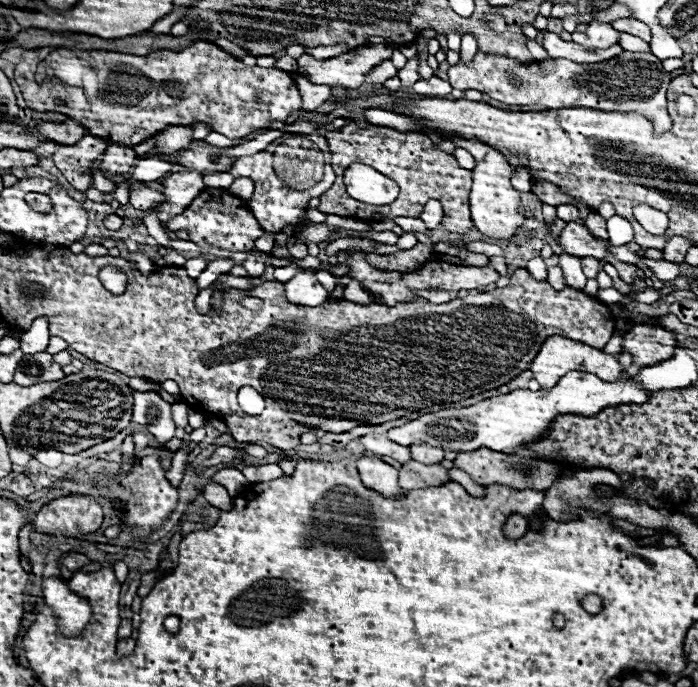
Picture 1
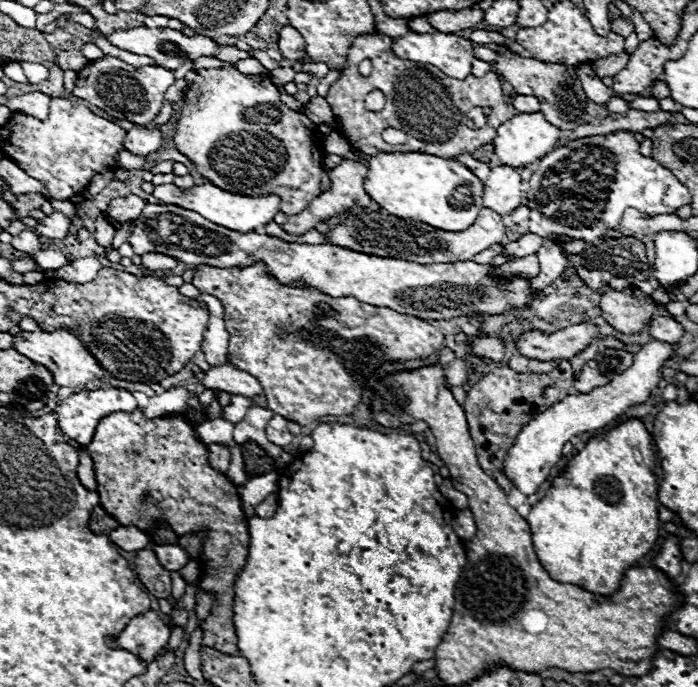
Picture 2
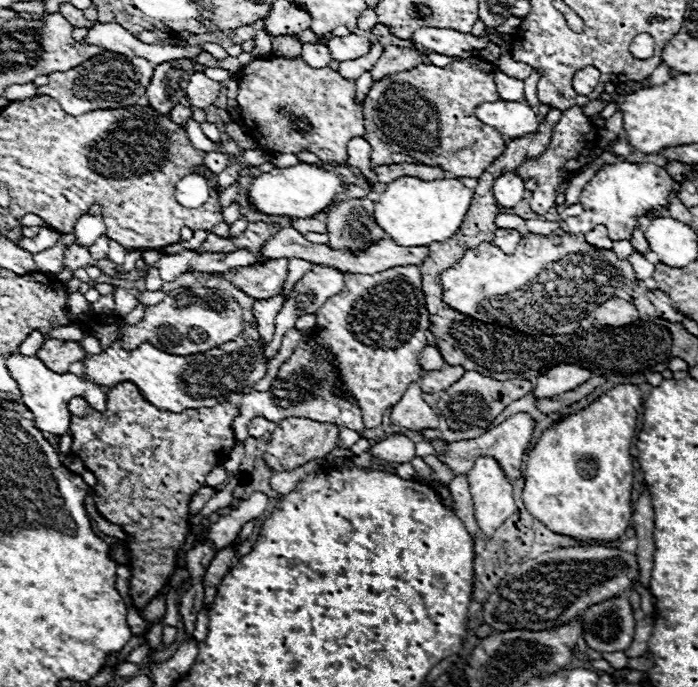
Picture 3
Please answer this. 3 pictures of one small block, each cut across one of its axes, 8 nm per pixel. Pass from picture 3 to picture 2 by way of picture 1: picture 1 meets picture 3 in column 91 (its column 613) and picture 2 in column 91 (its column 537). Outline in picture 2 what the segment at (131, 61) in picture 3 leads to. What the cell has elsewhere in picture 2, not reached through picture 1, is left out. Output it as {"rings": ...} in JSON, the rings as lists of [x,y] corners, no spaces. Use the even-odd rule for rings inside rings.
{"rings":[[[114,56],[90,62],[82,72],[78,72],[74,96],[88,100],[100,110],[108,112],[118,120],[128,120],[134,124],[150,124],[160,108],[164,106],[164,92],[174,84],[174,74],[162,66],[140,66],[134,68]]]}

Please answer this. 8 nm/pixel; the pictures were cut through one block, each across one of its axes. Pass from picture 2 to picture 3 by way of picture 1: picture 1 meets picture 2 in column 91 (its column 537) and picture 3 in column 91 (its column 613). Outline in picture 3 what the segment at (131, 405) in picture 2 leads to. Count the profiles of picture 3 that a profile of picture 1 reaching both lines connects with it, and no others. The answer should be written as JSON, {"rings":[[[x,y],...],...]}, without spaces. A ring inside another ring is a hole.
{"rings":[[[12,354],[6,358],[6,368],[10,370],[10,376],[16,380],[20,392],[22,392],[22,404],[28,406],[28,410],[34,414],[34,422],[42,432],[50,432],[56,436],[68,434],[70,426],[70,410],[68,402],[76,396],[84,398],[88,404],[92,404],[94,410],[106,412],[106,394],[102,388],[94,382],[88,382],[84,376],[74,376],[74,374],[56,374],[48,366],[44,366],[42,360],[34,356],[24,356],[24,354]]]}

